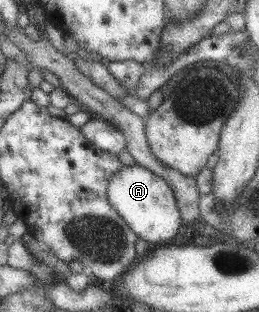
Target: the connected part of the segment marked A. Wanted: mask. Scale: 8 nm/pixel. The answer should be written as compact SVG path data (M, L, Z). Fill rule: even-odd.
M134 164L120 166L117 175L113 175L107 183L107 202L117 212L138 238L161 244L171 240L180 226L180 214L171 188L159 176Z

